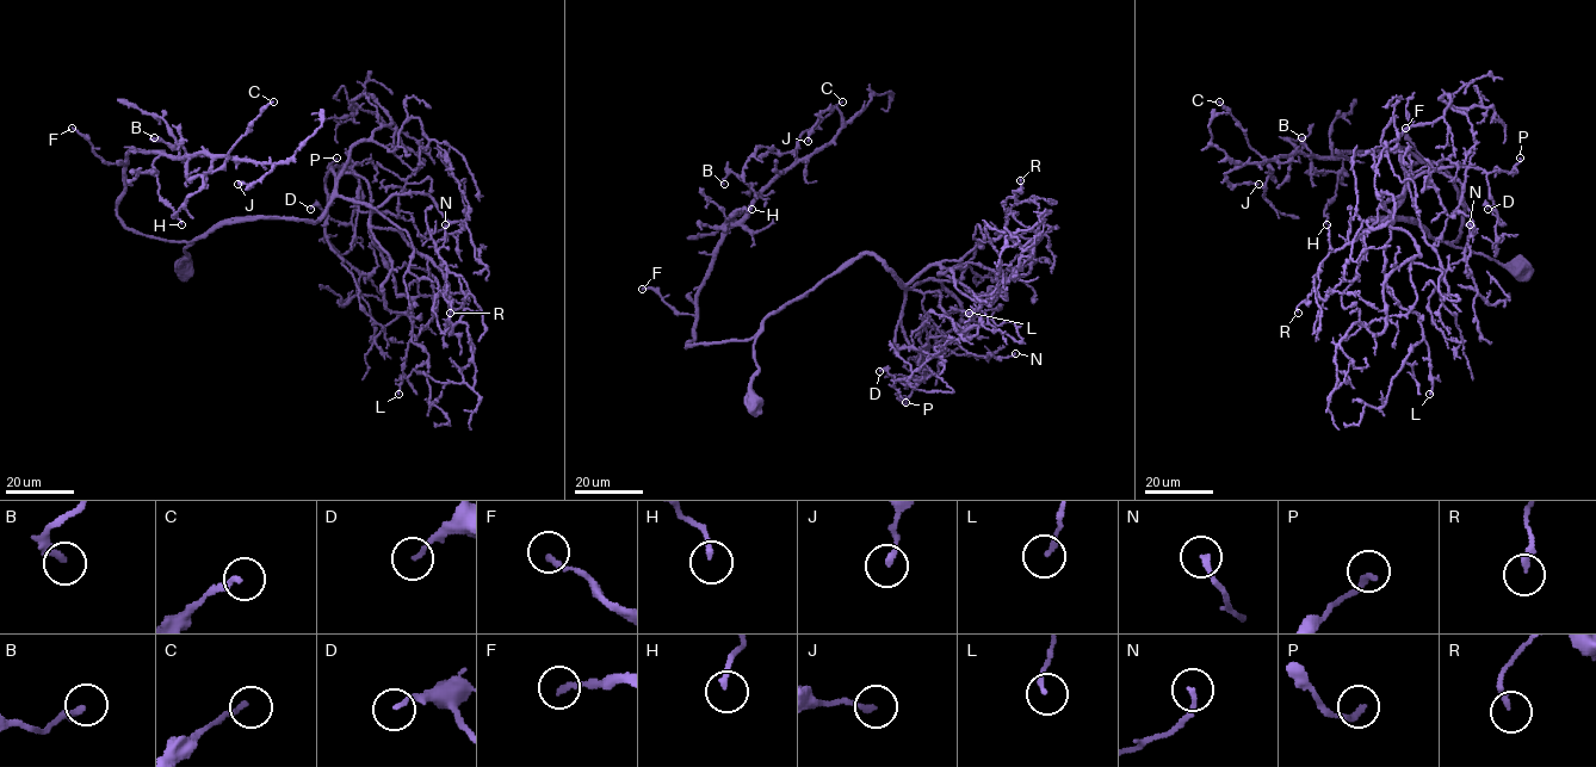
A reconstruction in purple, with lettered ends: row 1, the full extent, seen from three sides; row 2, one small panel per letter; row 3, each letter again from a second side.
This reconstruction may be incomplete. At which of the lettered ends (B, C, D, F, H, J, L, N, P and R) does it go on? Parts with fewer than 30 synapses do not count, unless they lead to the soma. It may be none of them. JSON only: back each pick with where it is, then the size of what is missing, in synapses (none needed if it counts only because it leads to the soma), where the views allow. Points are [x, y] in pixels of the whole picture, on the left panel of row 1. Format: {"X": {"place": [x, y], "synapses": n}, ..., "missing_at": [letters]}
{"F": {"place": [72, 128], "synapses": 35}, "missing_at": ["F"]}

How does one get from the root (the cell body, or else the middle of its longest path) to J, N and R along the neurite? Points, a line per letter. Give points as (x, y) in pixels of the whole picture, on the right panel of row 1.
J: (1520, 267), (1453, 246), (1464, 215), (1454, 179), (1402, 148), (1292, 153), (1225, 173), (1231, 185), (1259, 184)
N: (1520, 267), (1371, 218), (1415, 177), (1465, 166), (1453, 212), (1472, 236), (1470, 224)
R: (1520, 267), (1371, 218), (1400, 197), (1384, 206), (1383, 193), (1393, 221), (1332, 251), (1298, 313)

